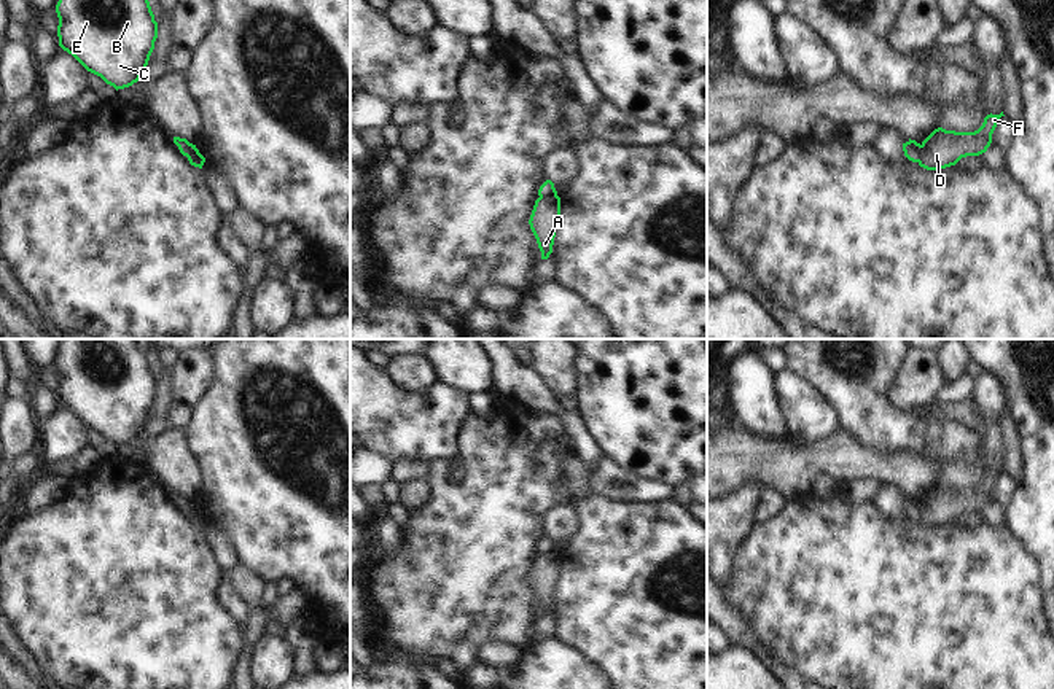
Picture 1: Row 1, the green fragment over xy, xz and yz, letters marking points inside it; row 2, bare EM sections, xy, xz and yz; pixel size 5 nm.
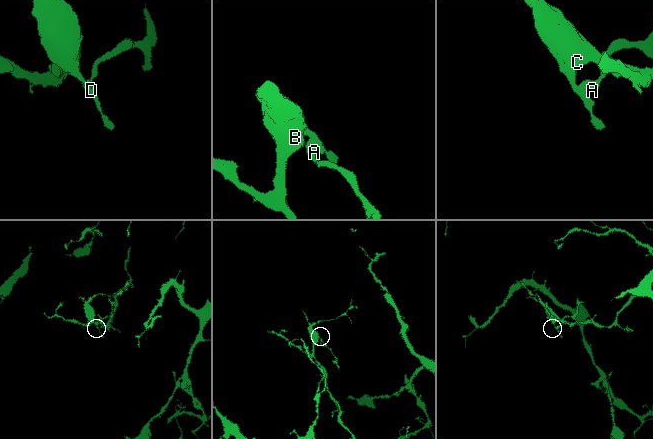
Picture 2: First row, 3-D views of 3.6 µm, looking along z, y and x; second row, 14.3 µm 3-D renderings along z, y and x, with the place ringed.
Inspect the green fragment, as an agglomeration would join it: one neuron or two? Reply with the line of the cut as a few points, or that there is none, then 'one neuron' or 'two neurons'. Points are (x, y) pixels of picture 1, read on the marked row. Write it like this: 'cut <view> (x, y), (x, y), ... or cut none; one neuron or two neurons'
cut xz (556, 194), (540, 198); two neurons

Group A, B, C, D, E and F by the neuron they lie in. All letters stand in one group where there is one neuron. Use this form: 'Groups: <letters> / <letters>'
Groups: A D F / B C E.

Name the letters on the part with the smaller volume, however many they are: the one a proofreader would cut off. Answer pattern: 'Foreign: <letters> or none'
Foreign: A, D, F

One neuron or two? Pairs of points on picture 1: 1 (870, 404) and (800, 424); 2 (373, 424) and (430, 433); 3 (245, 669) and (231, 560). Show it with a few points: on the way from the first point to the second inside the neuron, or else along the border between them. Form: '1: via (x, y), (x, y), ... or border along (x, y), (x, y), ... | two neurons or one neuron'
1: border along (811, 385), (830, 401), (843, 427) | two neurons
2: via (387, 424), (416, 424) | one neuron
3: border along (239, 562), (228, 572) | two neurons

